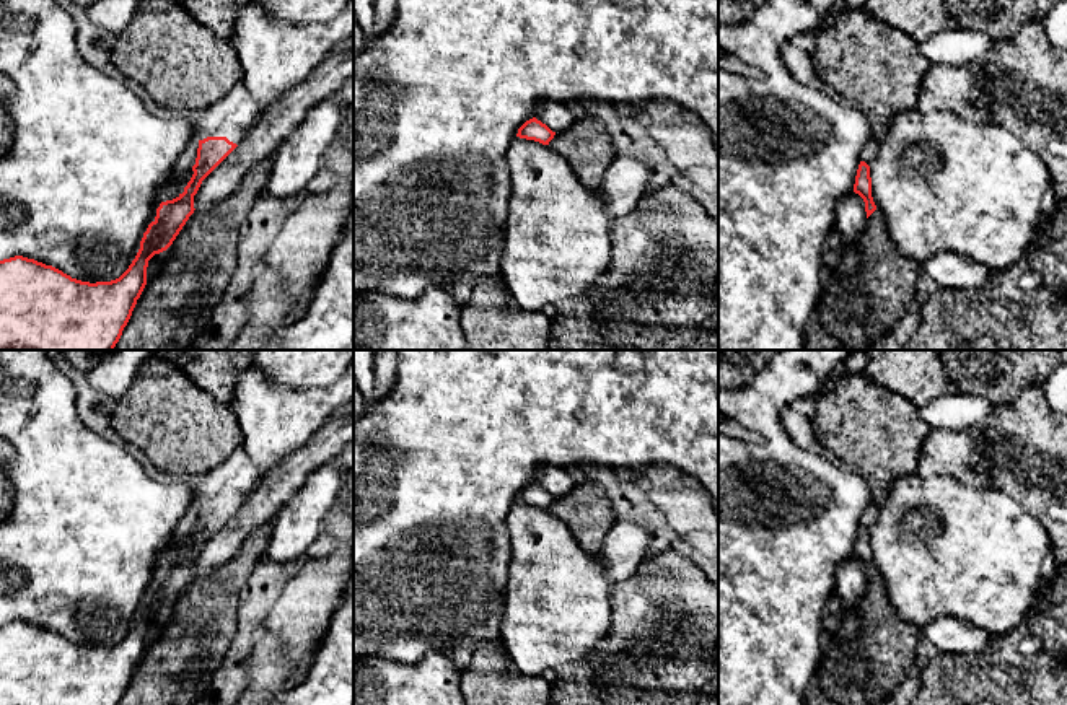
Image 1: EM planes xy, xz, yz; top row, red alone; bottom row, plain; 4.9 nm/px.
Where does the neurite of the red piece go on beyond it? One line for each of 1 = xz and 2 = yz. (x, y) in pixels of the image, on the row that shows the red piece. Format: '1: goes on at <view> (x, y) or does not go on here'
1: does not go on here
2: does not go on here

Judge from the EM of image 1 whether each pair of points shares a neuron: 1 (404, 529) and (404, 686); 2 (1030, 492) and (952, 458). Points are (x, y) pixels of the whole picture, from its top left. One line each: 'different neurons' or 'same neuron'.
1: different neurons
2: same neuron

